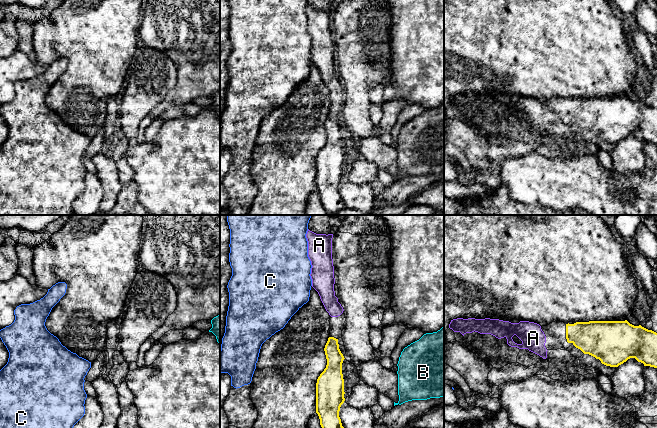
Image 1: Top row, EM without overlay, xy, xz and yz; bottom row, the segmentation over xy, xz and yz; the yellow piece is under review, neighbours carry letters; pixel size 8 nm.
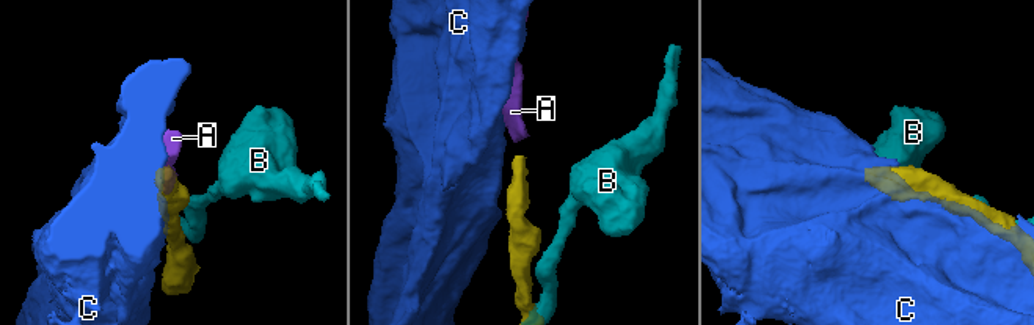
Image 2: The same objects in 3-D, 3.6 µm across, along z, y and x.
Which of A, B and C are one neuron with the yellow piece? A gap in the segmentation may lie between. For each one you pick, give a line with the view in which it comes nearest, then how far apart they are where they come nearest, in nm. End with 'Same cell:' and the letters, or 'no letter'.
A: view xz; gap 170 nm
Same cell: A

